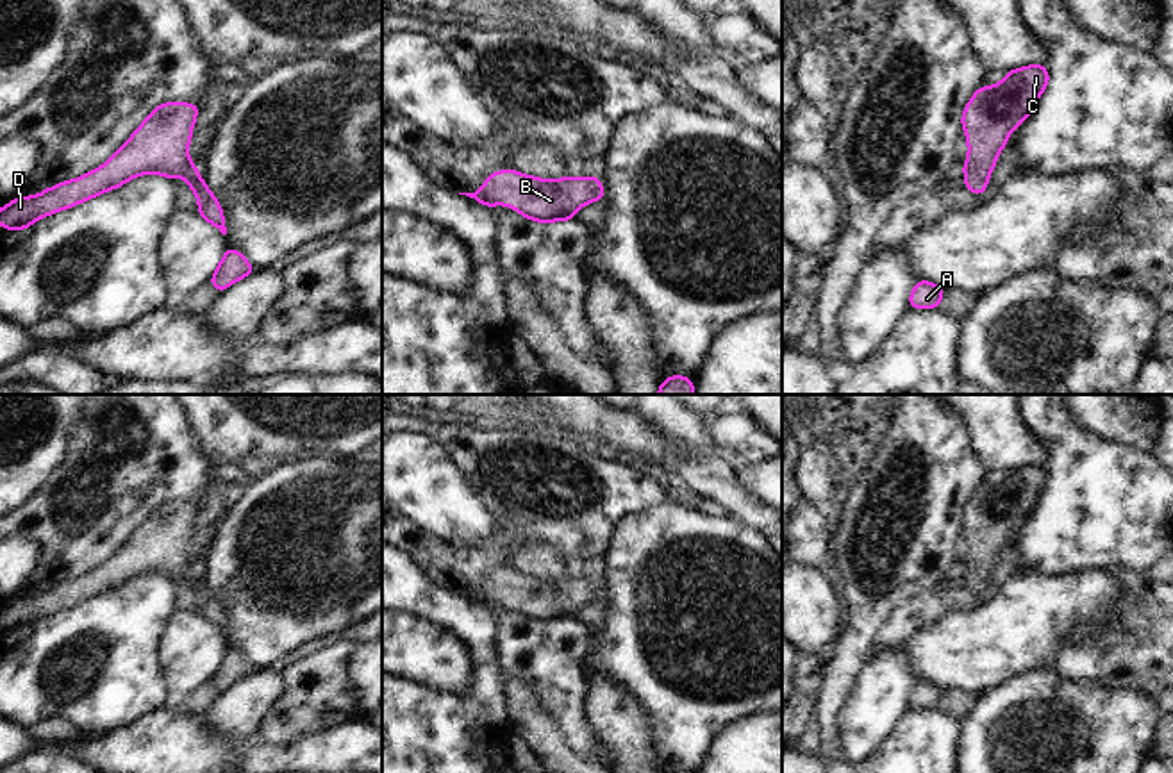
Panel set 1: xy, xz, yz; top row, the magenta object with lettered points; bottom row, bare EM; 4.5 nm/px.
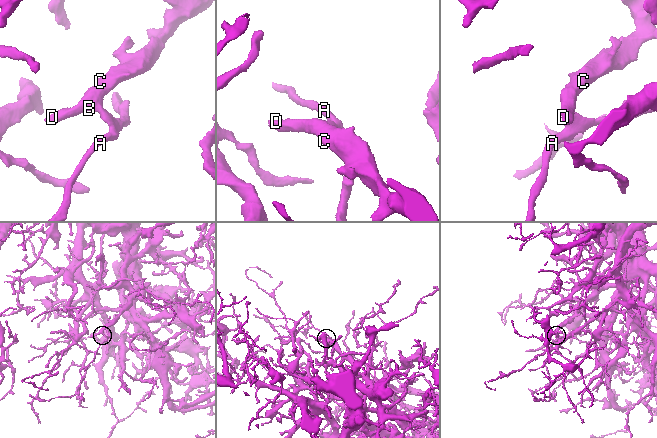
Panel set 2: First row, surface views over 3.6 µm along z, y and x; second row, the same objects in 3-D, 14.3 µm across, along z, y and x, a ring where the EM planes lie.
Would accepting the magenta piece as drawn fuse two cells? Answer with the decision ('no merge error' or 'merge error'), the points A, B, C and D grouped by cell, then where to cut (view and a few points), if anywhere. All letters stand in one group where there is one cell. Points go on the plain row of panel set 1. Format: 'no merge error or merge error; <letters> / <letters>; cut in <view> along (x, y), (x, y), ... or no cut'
no merge error; A B C D; no cut

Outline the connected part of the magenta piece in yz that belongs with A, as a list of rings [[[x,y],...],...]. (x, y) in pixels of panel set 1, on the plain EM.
[[[918,680],[909,694],[909,707],[934,709],[939,707],[946,689],[928,680]]]

